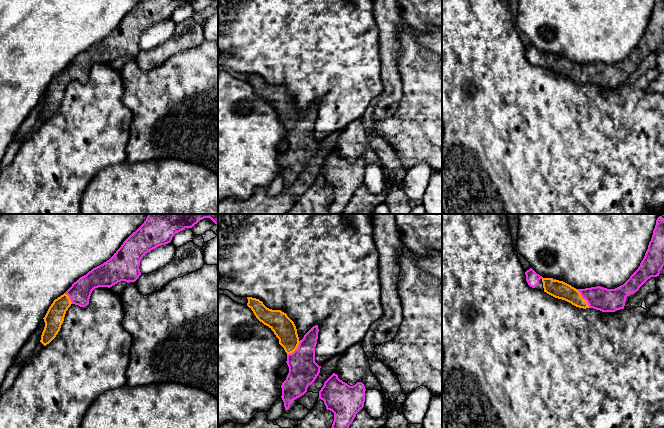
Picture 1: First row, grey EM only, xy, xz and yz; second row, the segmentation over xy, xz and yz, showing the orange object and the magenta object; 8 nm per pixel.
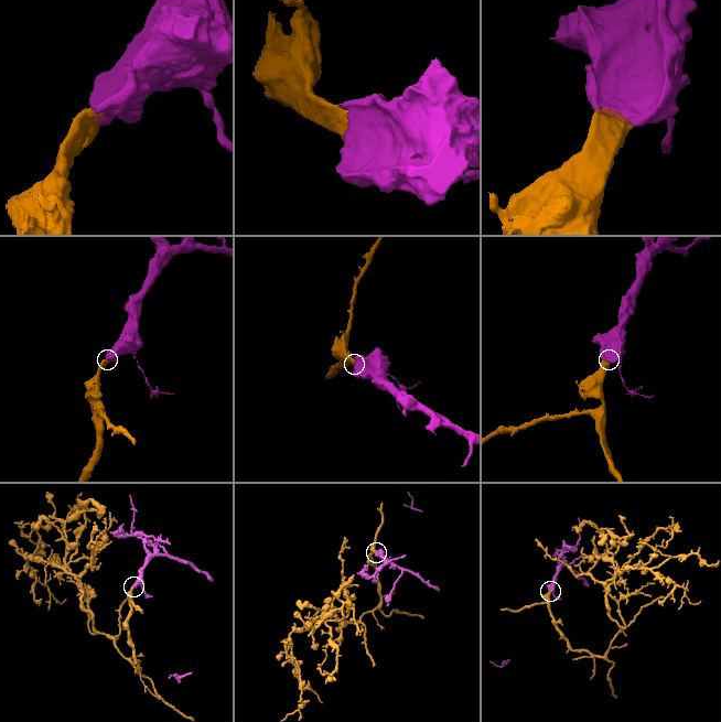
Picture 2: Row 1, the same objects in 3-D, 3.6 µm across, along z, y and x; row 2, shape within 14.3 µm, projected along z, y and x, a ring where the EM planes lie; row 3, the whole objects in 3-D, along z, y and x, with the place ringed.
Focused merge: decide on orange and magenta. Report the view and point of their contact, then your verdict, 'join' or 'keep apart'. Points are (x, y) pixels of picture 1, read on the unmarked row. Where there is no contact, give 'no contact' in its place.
yz (581, 73) | join

